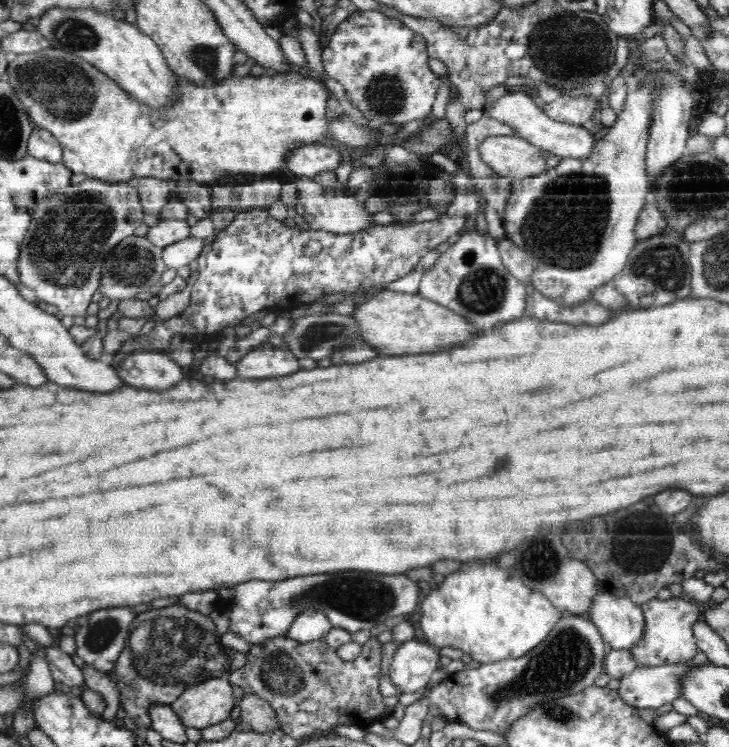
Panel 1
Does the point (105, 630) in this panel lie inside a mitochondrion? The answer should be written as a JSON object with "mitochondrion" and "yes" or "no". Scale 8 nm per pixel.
{"mitochondrion":"yes"}

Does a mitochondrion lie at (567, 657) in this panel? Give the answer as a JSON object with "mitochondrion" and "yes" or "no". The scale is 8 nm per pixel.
{"mitochondrion":"yes"}

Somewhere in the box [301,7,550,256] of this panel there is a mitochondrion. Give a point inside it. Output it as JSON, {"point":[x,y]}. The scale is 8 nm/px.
{"point":[386,94]}

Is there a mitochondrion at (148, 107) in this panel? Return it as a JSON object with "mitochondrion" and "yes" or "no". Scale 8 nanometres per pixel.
{"mitochondrion":"no"}

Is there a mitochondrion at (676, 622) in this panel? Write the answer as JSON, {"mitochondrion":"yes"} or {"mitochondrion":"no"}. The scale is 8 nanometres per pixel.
{"mitochondrion":"no"}

